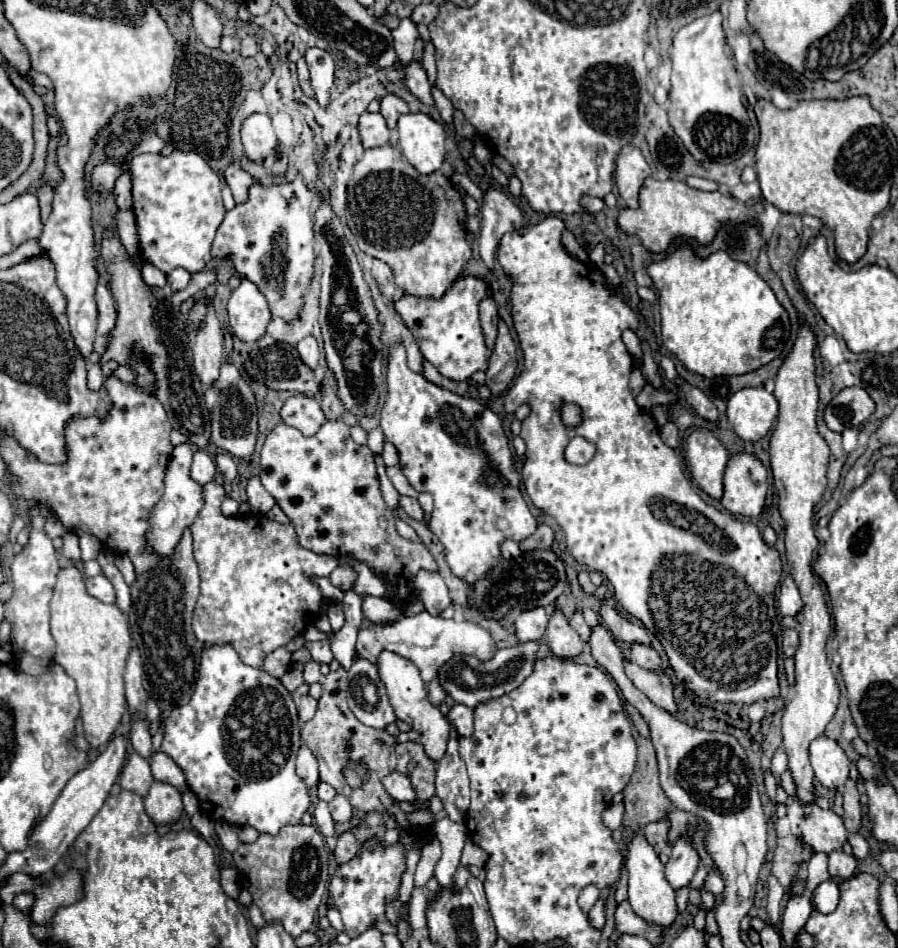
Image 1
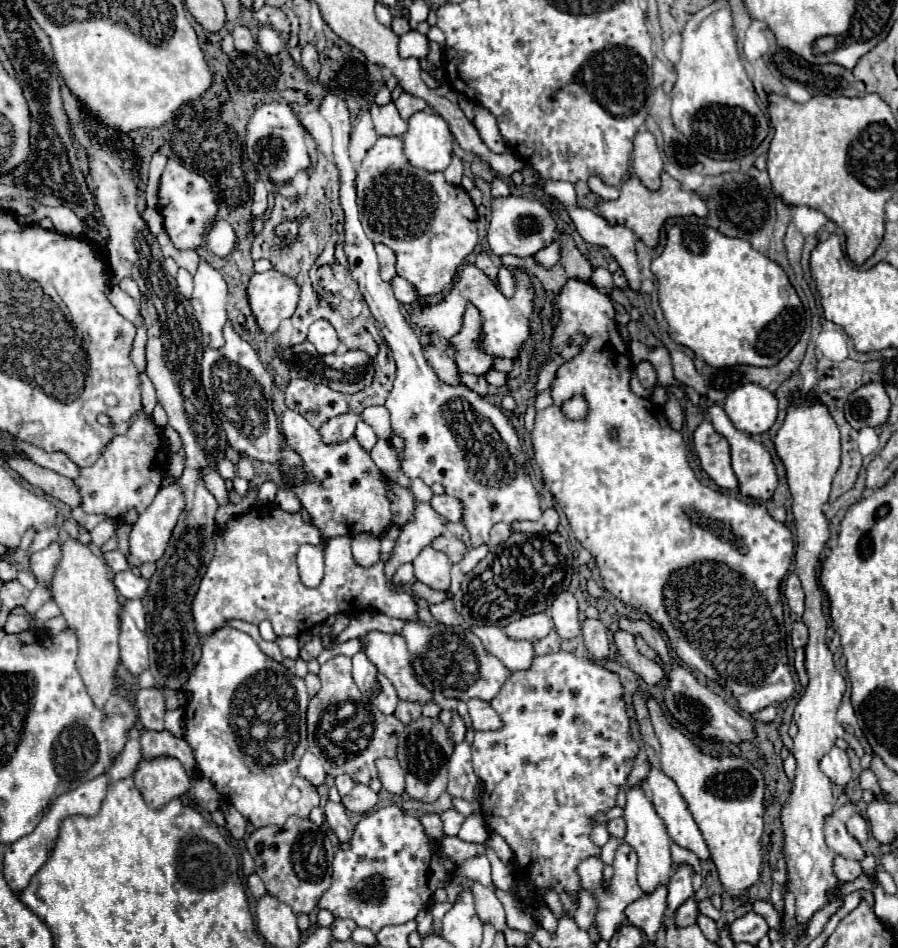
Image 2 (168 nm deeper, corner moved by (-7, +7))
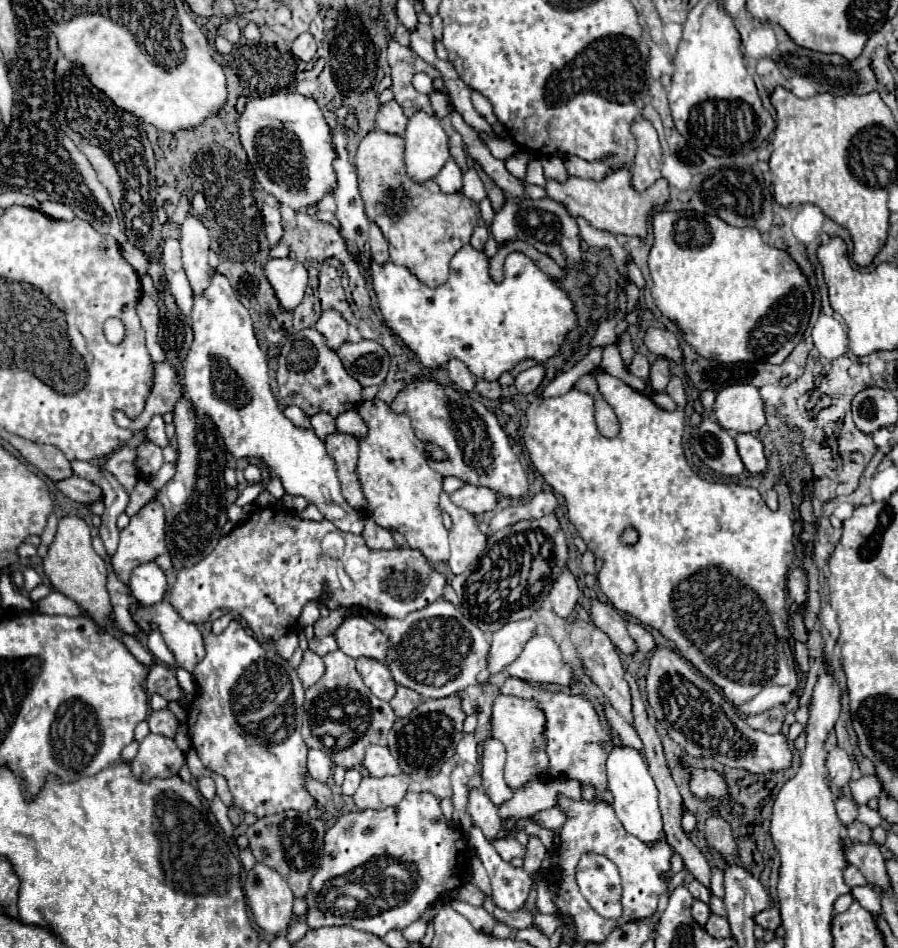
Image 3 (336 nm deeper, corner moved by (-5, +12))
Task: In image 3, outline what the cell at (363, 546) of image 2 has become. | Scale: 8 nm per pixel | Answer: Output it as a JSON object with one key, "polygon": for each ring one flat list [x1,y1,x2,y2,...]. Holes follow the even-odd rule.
{"polygon":[[366,519,362,537,364,537,364,541,366,541,366,545,370,549,394,549,396,547,390,531,380,527,380,525,376,525,372,519]]}

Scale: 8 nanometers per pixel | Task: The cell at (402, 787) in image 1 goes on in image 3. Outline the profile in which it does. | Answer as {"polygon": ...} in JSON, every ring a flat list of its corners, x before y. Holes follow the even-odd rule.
{"polygon":[[370,745,370,749,366,749,366,757,362,763,372,777,386,777,386,775,400,775,400,767,398,761,390,755,388,747,380,747,380,745]]}

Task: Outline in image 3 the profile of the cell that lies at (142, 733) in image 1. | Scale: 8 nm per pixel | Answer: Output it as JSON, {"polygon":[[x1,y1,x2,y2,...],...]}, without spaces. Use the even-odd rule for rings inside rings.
{"polygon":[[154,663,148,677,146,677,146,691,148,693,182,693,176,681,176,675,170,667,162,663]]}

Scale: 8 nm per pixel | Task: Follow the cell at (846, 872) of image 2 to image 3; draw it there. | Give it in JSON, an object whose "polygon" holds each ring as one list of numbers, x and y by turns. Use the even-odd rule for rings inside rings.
{"polygon":[[848,865,848,867,844,869,844,881,846,881,846,885,848,885,848,887,866,885,864,875,862,875,862,873,860,873,860,869,858,869,858,867,854,867,854,865]]}

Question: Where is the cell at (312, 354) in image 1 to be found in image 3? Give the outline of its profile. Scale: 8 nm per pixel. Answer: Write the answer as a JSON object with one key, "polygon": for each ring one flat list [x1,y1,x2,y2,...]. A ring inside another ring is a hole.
{"polygon":[[324,311,320,319,314,323,314,329,324,335,330,349,338,349,338,345,346,341,348,323,336,311]]}

